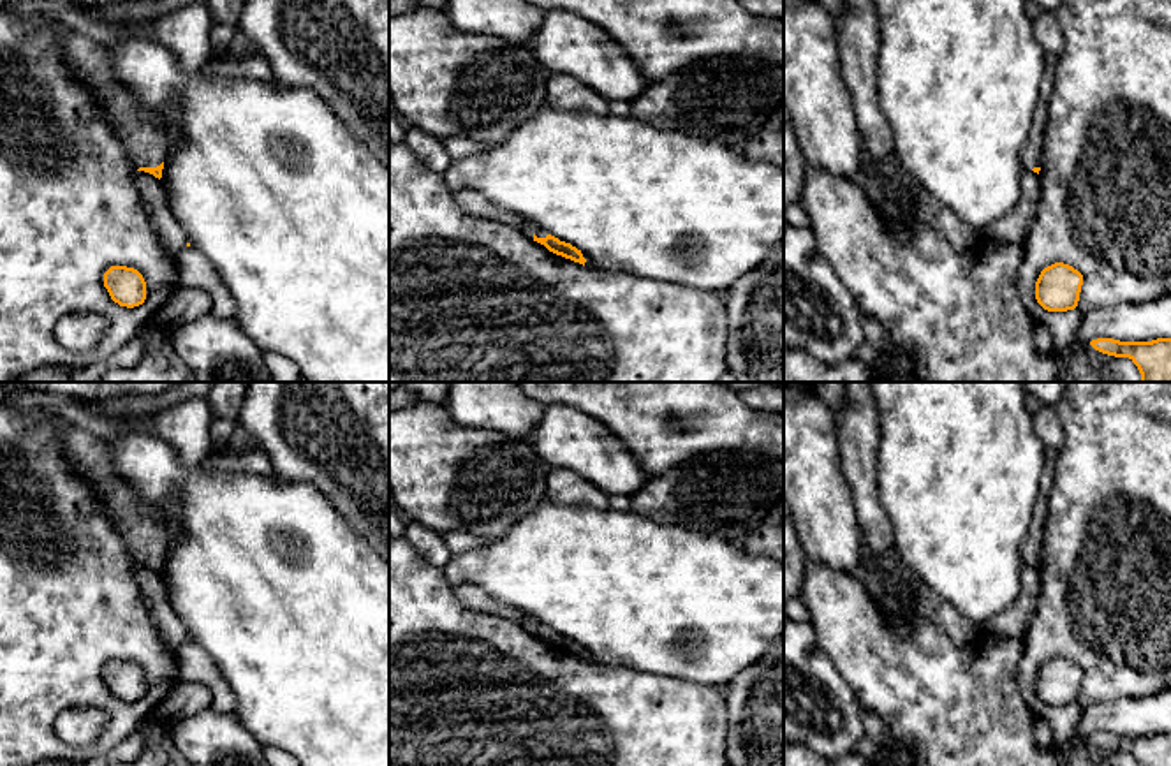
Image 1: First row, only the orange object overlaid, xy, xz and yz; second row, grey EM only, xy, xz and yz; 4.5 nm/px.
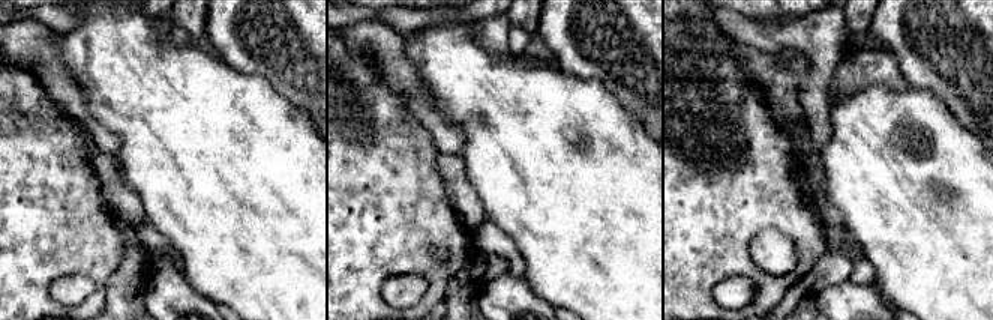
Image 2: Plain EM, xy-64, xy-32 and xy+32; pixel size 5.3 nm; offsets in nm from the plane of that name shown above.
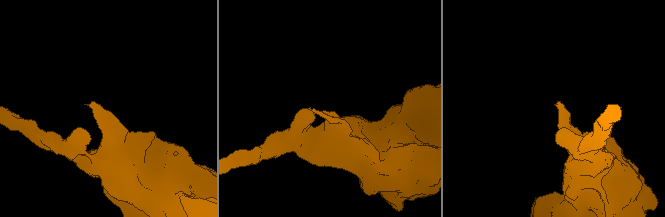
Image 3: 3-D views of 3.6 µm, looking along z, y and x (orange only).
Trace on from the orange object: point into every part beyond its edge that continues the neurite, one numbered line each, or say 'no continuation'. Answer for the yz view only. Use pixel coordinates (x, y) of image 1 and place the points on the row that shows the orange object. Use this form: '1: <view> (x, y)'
1: yz (1045, 29)

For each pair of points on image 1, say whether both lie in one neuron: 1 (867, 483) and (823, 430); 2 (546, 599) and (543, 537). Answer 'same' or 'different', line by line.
1: different
2: same

